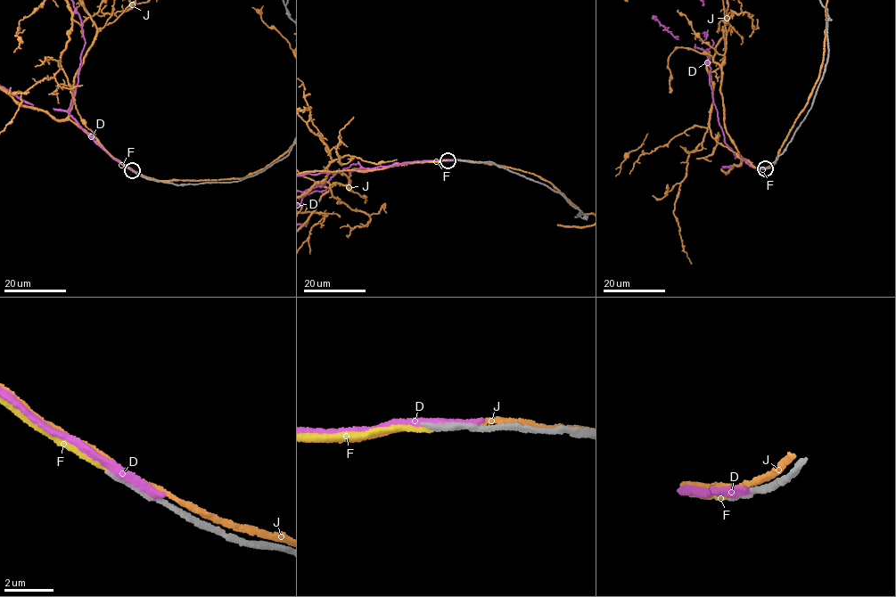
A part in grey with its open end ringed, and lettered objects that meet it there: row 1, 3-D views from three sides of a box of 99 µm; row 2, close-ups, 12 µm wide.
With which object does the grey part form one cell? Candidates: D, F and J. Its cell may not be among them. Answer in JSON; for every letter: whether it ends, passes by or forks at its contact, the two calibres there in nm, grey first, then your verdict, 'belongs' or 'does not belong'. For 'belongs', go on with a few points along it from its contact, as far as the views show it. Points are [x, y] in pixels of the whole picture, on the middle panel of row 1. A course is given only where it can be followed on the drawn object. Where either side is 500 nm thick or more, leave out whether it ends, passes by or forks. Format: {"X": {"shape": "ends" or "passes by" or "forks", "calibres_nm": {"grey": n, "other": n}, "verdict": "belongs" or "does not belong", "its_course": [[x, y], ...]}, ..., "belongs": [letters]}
{"D": {"shape": "ends", "calibres_nm": {"grey": 240, "other": 360}, "verdict": "does not belong"}, "F": {"shape": "ends", "calibres_nm": {"grey": 260, "other": 200}, "verdict": "belongs", "its_course": [[448, 160], [408, 162]]}, "J": {"shape": "passes by", "calibres_nm": {"grey": 320, "other": 240}, "verdict": "does not belong"}, "belongs": ["F"]}

